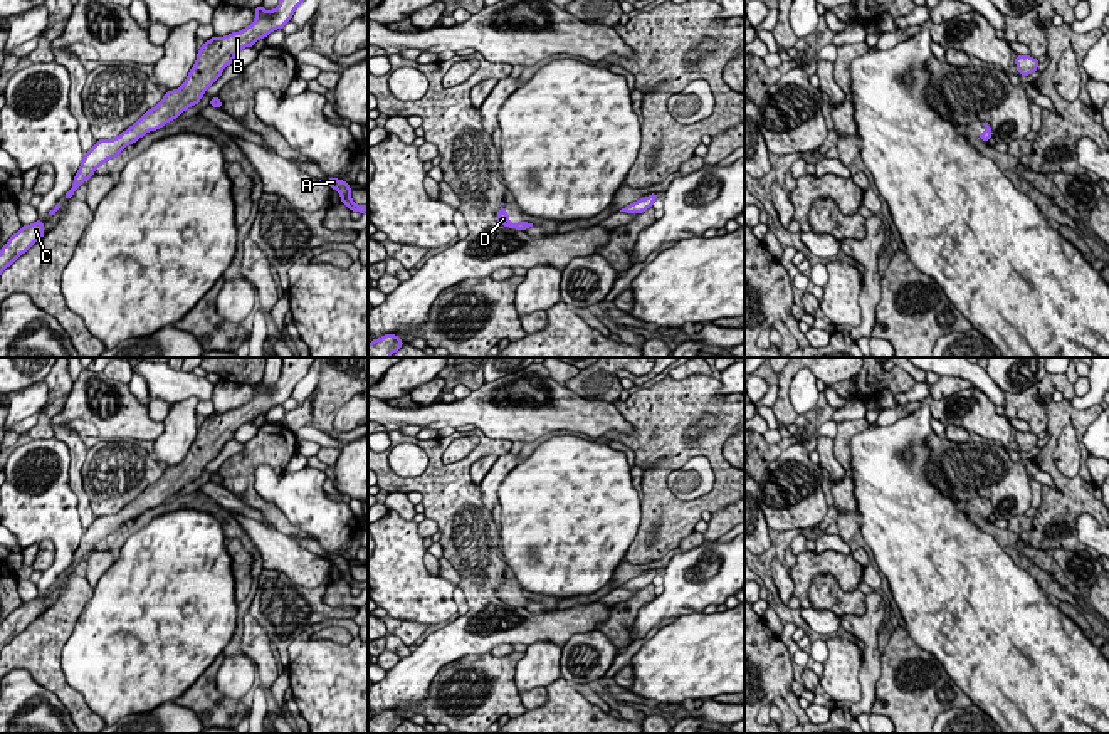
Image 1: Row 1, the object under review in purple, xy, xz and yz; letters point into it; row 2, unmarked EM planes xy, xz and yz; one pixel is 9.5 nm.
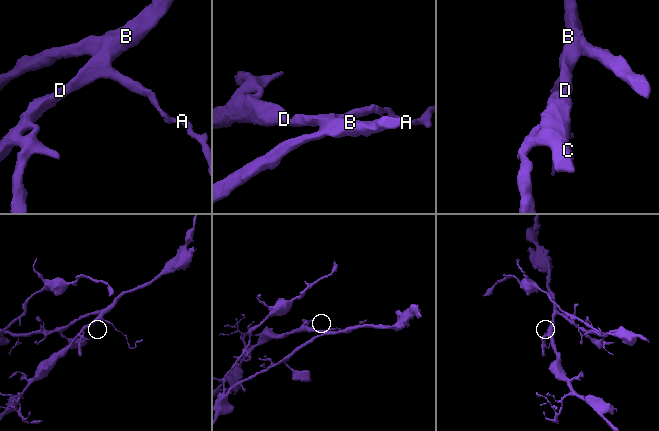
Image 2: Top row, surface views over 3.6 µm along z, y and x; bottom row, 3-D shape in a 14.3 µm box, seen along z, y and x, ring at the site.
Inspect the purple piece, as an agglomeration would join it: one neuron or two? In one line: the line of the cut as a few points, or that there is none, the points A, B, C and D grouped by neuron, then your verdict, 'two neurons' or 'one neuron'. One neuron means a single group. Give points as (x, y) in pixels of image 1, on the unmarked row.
cut none; groups A B C D; one neuron

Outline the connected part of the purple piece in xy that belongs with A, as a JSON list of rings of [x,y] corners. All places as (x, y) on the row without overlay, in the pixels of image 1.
[[[331,553],[324,559],[328,559],[333,566],[336,566],[341,571],[343,581],[346,581],[351,588],[360,588],[360,590],[368,588],[368,581],[356,581],[351,576],[351,571],[350,571],[351,564],[350,564],[350,561],[346,558]]]

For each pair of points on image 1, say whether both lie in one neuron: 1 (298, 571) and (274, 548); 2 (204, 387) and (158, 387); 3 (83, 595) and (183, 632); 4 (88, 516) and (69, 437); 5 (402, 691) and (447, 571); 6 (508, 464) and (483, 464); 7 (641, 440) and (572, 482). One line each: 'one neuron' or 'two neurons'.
1: one neuron
2: one neuron
3: two neurons
4: one neuron
5: two neurons
6: two neurons
7: two neurons

